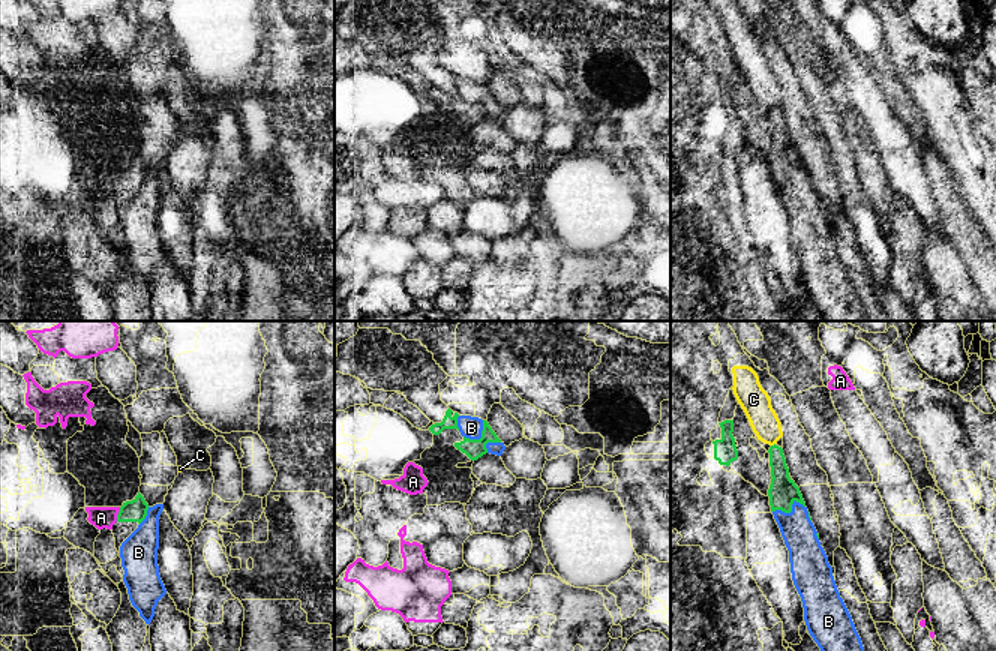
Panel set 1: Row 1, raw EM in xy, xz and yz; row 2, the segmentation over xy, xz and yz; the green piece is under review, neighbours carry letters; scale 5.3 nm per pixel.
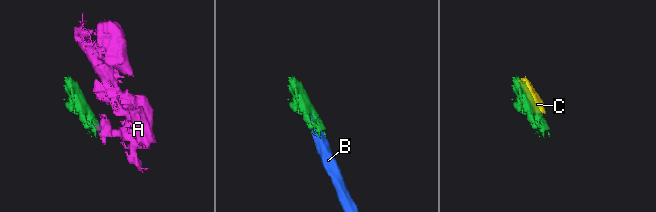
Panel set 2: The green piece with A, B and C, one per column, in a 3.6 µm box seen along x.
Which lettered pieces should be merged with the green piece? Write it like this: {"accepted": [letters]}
{"accepted": ["B"]}

